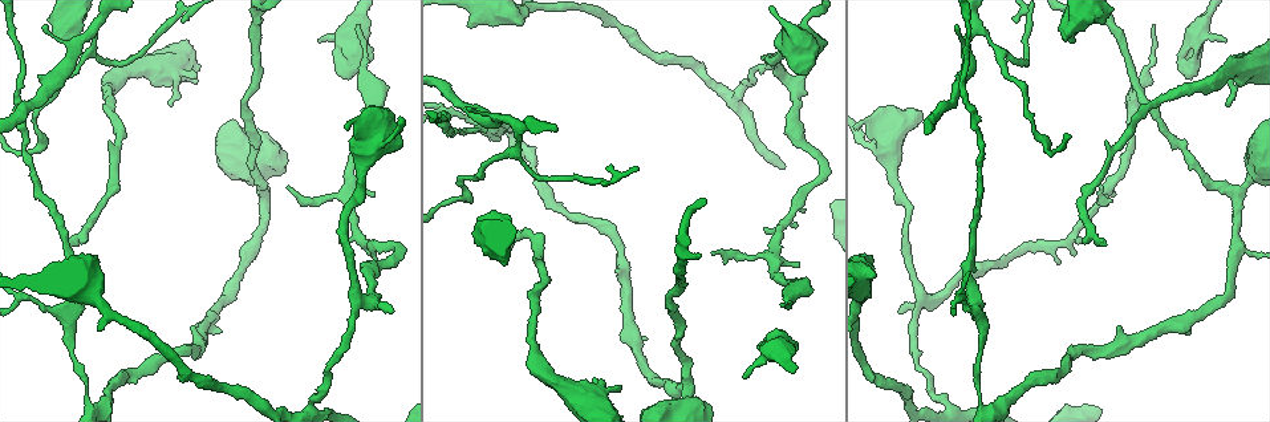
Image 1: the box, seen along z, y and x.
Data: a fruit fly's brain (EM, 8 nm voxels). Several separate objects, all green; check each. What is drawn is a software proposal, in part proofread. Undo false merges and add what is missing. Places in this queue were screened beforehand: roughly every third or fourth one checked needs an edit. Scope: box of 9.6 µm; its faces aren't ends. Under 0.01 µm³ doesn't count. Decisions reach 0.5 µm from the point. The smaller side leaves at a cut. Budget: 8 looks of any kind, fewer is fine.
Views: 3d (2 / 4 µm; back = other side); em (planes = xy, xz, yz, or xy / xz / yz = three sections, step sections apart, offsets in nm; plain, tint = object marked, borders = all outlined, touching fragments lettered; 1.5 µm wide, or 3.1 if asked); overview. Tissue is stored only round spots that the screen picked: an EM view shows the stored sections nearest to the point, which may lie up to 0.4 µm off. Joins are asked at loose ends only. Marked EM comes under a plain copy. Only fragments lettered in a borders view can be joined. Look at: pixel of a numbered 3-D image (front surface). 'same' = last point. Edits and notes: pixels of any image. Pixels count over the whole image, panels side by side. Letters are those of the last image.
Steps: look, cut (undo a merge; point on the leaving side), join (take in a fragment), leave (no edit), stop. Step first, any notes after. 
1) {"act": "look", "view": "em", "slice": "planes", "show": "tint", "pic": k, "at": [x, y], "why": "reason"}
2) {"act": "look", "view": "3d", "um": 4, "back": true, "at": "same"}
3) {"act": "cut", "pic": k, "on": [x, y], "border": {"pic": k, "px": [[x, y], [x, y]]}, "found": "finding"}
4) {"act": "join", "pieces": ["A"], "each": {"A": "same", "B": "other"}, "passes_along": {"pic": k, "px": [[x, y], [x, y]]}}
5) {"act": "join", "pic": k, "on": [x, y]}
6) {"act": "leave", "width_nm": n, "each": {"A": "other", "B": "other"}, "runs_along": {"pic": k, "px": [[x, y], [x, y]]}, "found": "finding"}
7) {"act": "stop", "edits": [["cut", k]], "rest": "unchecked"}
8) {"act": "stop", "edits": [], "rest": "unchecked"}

{"act": "look", "view": "3d", "um": 4, "back": true, "pic": 1, "at": [494, 131], "why": "side arm on a straight run"}

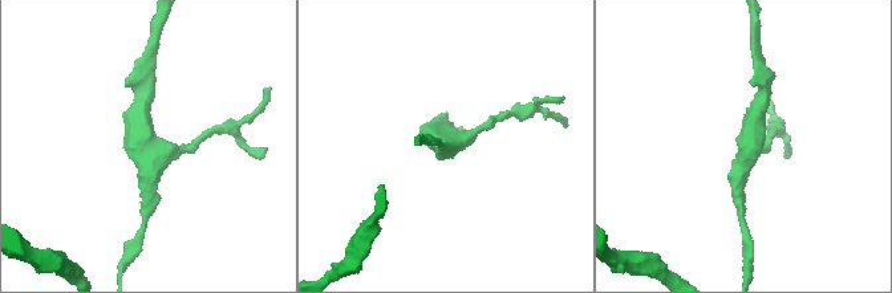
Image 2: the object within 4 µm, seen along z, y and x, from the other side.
{"act": "look", "view": "em", "slice": "xz", "step": 8, "show": "tint", "pic": 2, "at": [746, 161], "arms": 3}

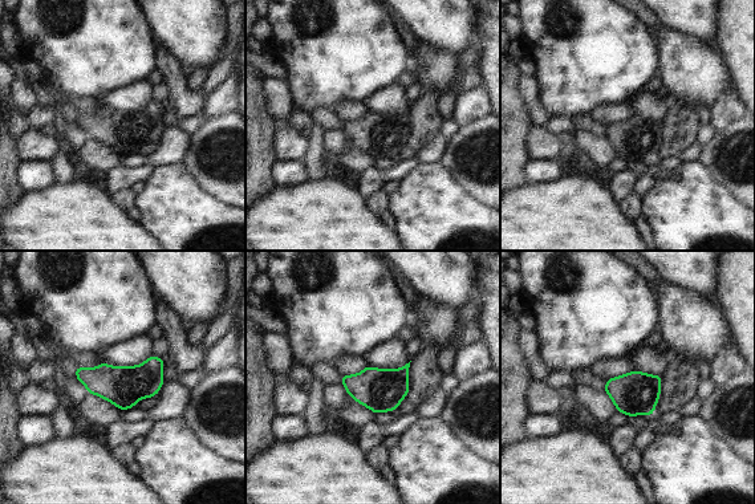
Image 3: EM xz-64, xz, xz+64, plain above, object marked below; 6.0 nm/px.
{"act": "look", "view": "em", "slice": "yz", "step": 8, "show": "borders", "at": "same", "why": "cut it another way"}

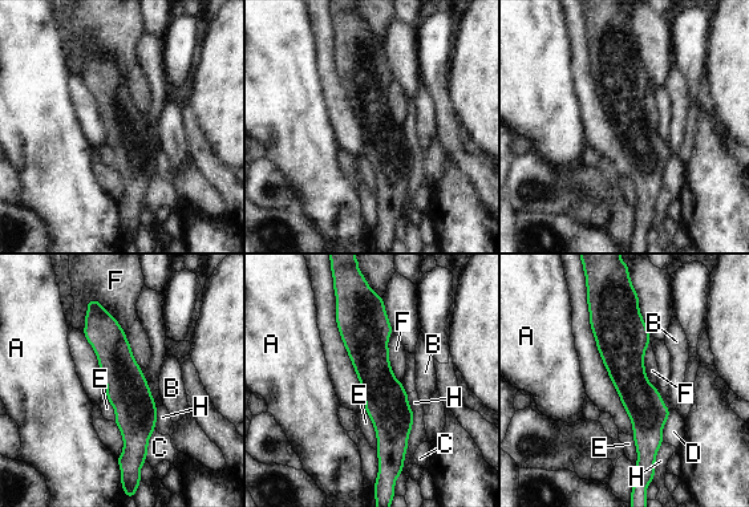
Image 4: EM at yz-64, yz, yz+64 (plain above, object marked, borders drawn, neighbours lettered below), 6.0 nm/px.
{"act": "leave", "longest_contact_nm": ["F", 550], "each": {"A": "other", "B": "other", "C": "other", "D": "other", "E": "other", "F": "other", "H": "other"}, "runs_along": {"pic": 4, "px": [[372, 301], [384, 459]]}, "found": "one neuron here"}

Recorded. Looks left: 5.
{"act": "look", "view": "em", "slice": "xz", "step": 8, "show": "borders", "pic": 1, "at": [1105, 244]}

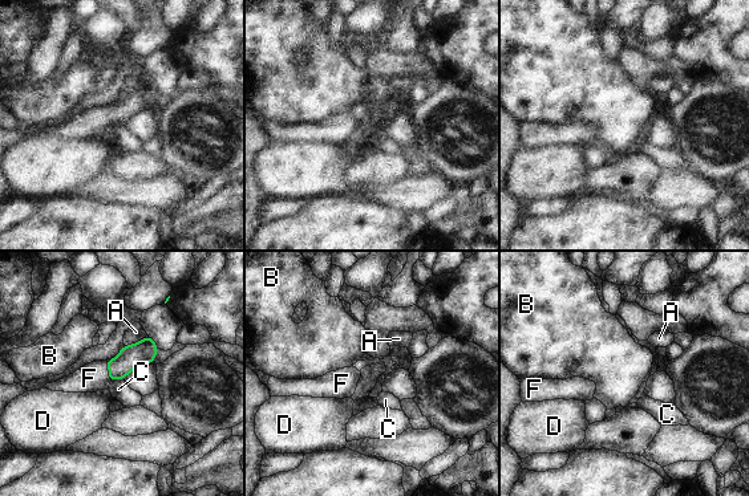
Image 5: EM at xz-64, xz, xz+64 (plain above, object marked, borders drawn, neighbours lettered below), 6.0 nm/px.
{"act": "join", "pieces": ["F"], "width_nm": 150, "each": {"A": "other", "B": "other", "C": "other", "D": "other", "F": "same"}, "found": "the neuron continues"}

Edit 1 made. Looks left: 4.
{"act": "look", "view": "overview", "why": "see it whole again"}

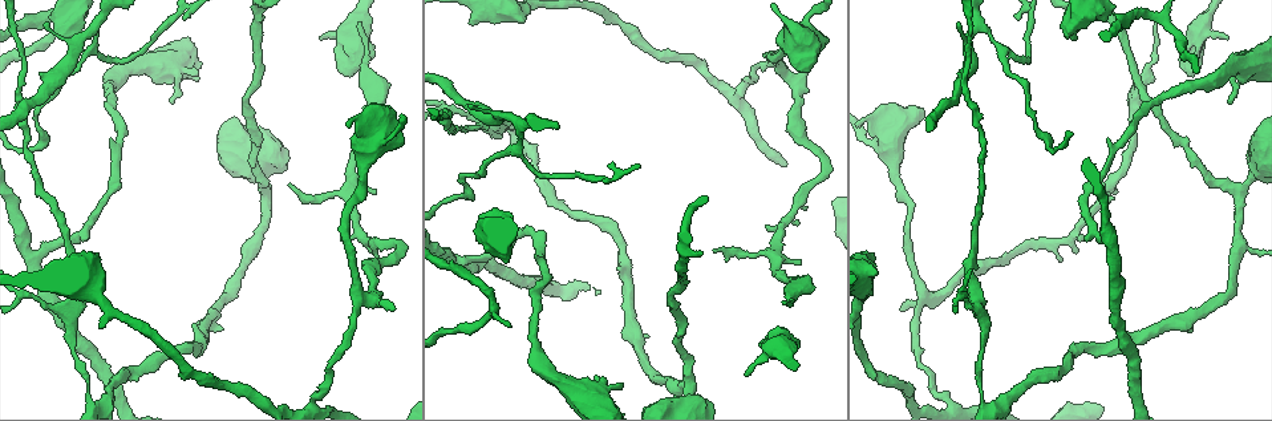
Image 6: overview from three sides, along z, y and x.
{"act": "look", "view": "3d", "um": 2, "back": true, "pic": 6, "at": [394, 310], "why": "tapers out"}

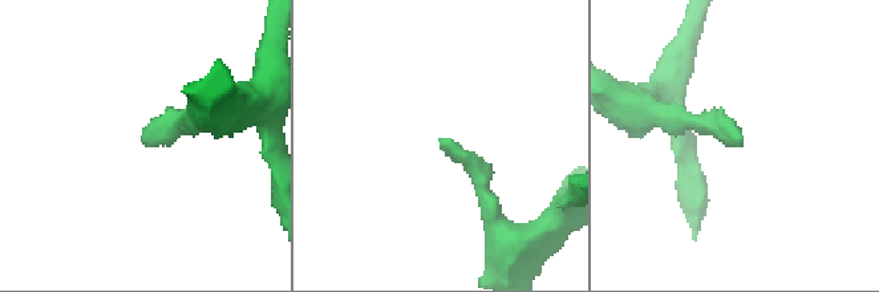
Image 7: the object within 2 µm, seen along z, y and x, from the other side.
{"act": "look", "view": "em", "slice": "yz", "step": 4, "show": "borders", "pic": 7, "at": [441, 139], "why": "now the EM"}

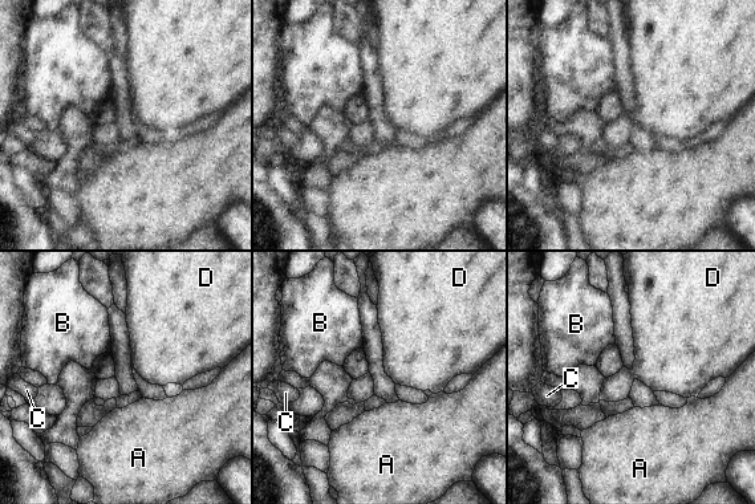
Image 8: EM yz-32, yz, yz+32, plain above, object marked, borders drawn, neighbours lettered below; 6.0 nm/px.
{"act": "look", "view": "em", "slice": "planes", "show": "borders", "at": "same", "why": "cut it another way"}

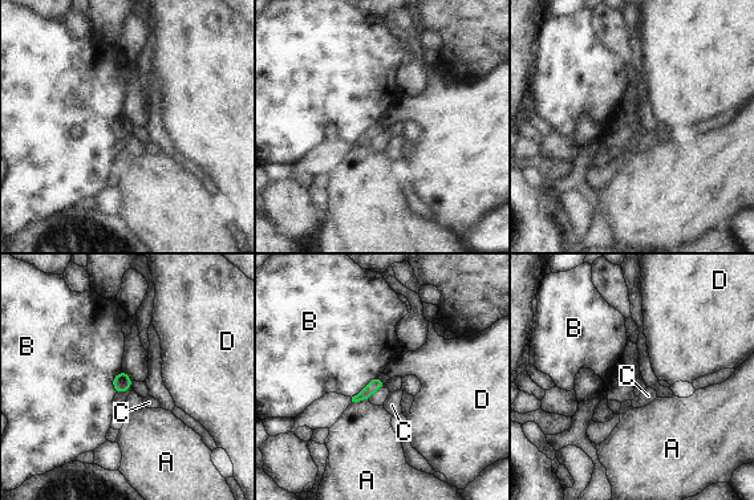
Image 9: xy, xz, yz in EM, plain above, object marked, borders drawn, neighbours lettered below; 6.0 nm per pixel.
{"act": "leave", "longest_contact_nm": ["B", 200], "each": {"A": "other", "B": "other", "C": "other", "D": "other"}, "found": "no lettered fragment goes on from it"}

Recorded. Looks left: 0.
{"act": "stop", "edits": [["join", 5]], "rest": "unchecked"}

